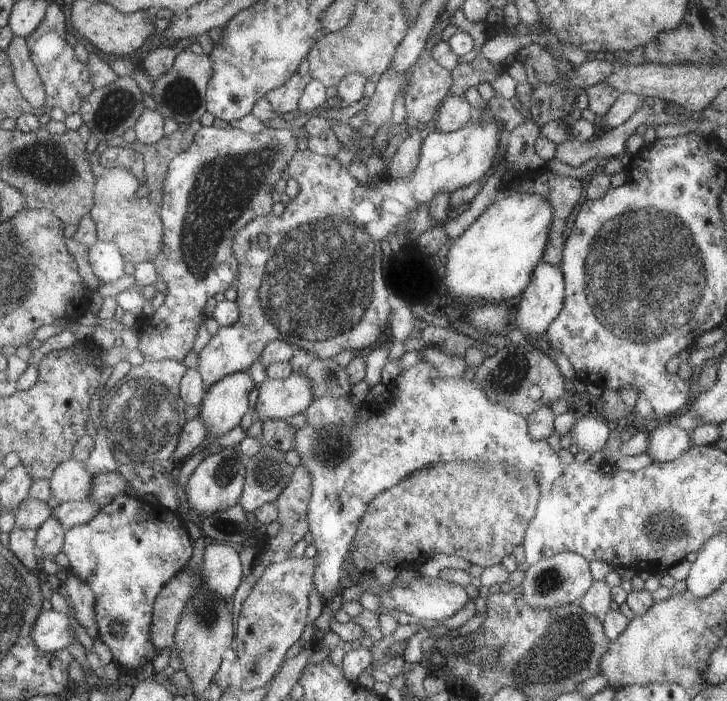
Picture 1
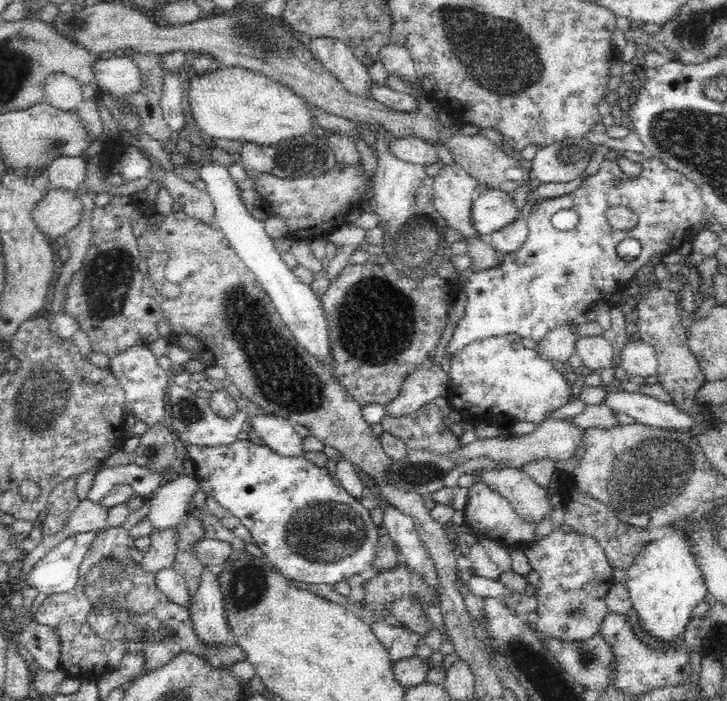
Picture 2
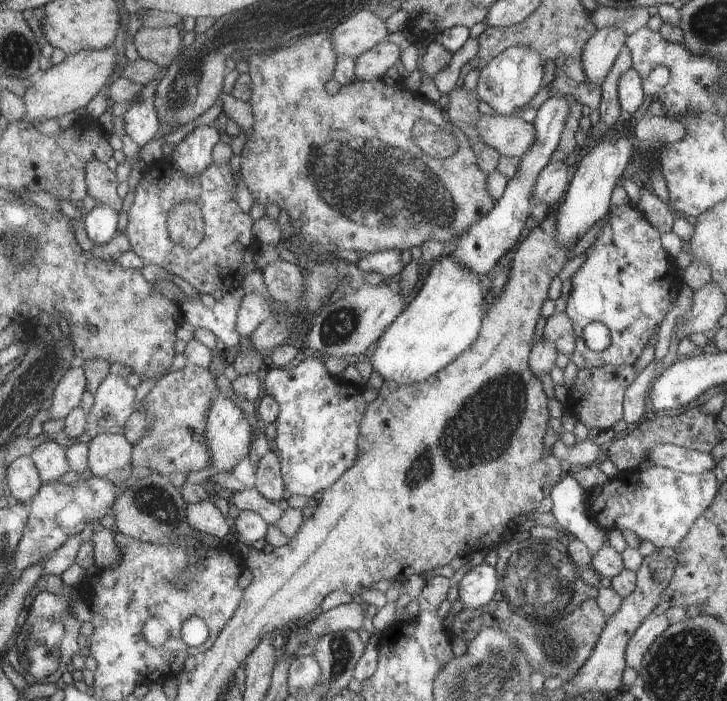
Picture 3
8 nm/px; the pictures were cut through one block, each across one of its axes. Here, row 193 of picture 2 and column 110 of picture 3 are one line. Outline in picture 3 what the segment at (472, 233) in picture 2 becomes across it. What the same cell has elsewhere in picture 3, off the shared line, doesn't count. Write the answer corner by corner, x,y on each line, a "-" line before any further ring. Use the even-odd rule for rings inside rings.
122,433
97,435
88,446
88,466
93,476
107,478
110,472
131,466
133,446

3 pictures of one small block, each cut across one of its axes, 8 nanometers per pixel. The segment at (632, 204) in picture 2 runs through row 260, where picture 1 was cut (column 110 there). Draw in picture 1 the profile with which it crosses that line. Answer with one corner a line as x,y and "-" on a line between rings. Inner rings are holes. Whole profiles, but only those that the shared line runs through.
120,493
110,504
103,506
99,513
96,513
88,522
84,524
74,525
64,532
64,547
63,552
68,556
70,566
68,567
69,572
72,575
82,577
85,582
88,582
89,587
93,590
95,596
95,617
98,625
98,634
100,640
108,645
112,654
113,662
119,667
121,672
128,675
134,675
138,671
141,671
147,664
154,664
154,660
158,660
158,656
162,656
163,649
159,649
152,641
151,634
148,634
148,628
151,628
153,604
157,600
157,596
164,590
165,584
169,580
178,574
184,567
188,566
189,560
192,556
194,541
189,537
187,531
187,525
179,517
177,512
172,512
169,508
158,502
148,502
144,498
132,498
132,495
126,493
-
119,622
125,626
125,634
123,639
117,639
110,633
110,623

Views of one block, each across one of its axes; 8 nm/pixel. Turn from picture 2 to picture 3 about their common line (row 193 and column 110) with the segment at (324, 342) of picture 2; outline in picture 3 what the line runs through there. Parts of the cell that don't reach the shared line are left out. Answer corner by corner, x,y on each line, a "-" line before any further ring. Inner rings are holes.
98,205
86,214
84,225
92,242
107,244
118,234
118,213
111,207

